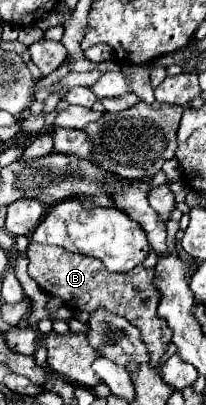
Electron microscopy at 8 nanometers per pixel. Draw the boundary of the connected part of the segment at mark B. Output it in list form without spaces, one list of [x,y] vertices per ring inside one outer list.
[[[29,243],[27,249],[29,259],[29,277],[37,281],[37,285],[47,291],[49,295],[61,297],[65,305],[77,311],[93,311],[97,307],[105,307],[111,313],[117,313],[125,317],[131,325],[139,327],[143,343],[149,351],[149,365],[157,367],[161,357],[167,351],[167,345],[171,343],[171,329],[163,325],[163,321],[157,317],[157,293],[151,285],[151,277],[155,269],[135,267],[127,273],[111,273],[103,267],[99,259],[83,257],[79,253],[69,253],[63,247],[57,245],[41,245],[41,243]]]

